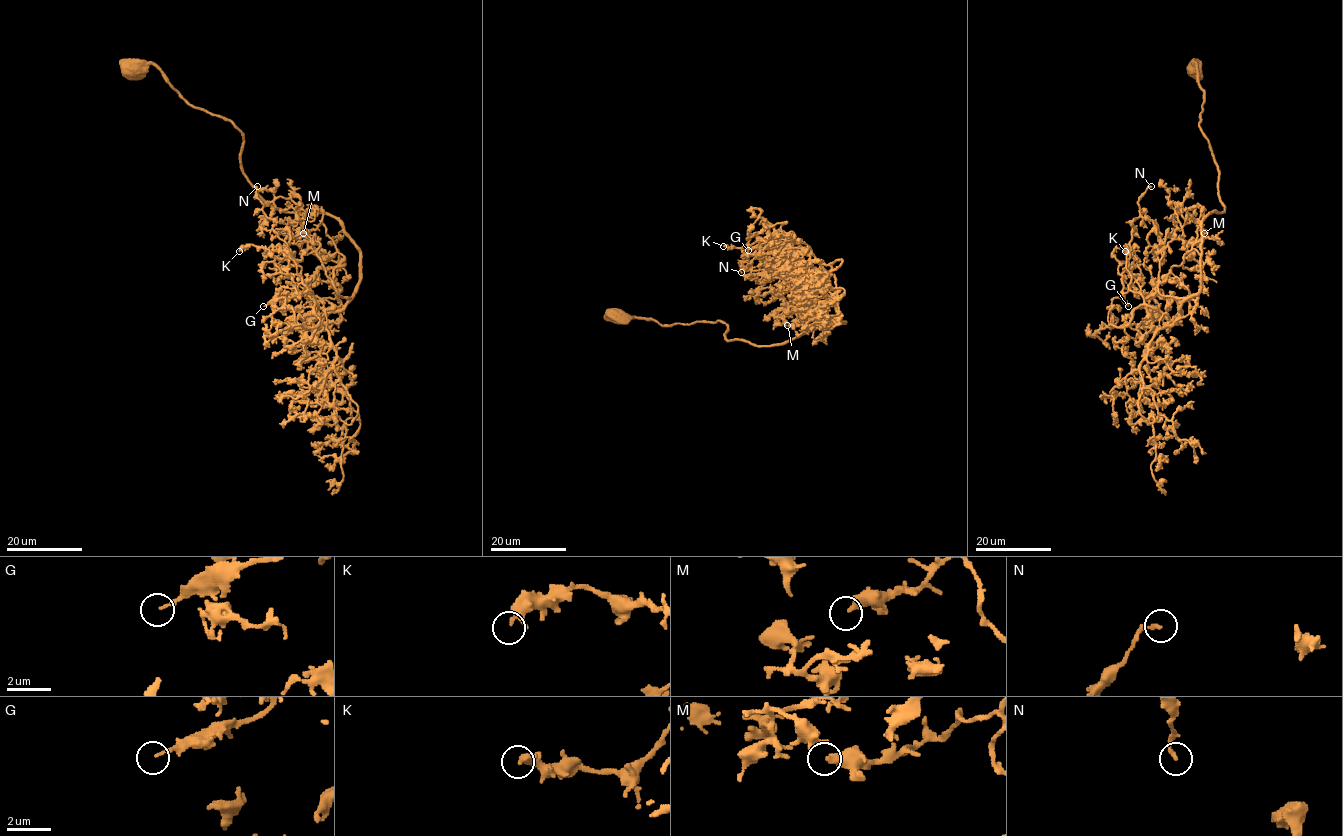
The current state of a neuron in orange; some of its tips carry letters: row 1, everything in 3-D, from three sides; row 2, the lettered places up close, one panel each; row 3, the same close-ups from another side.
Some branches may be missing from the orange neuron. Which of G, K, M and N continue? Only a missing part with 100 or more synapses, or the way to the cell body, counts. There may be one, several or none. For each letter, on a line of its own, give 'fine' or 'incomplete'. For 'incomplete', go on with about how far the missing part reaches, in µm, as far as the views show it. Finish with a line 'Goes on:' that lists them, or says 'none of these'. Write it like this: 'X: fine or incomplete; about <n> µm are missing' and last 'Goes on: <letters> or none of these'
G: fine
K: fine
M: fine
N: fine
Goes on: none of these

